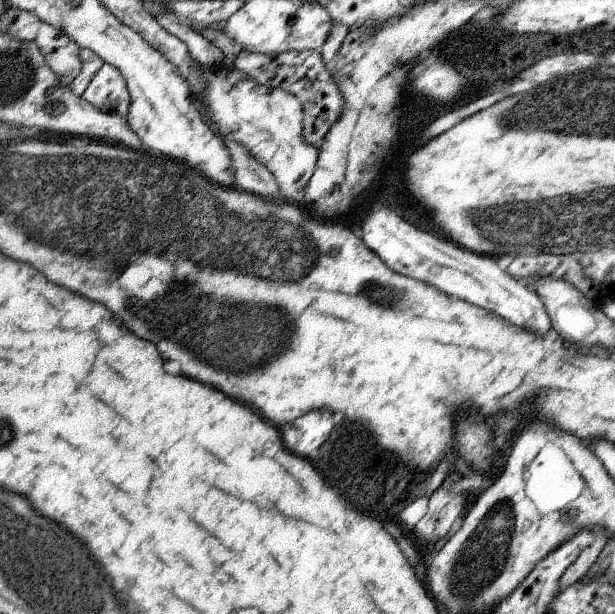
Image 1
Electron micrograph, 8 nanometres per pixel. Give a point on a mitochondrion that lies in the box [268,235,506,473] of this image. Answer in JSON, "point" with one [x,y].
{"point":[380,295]}

